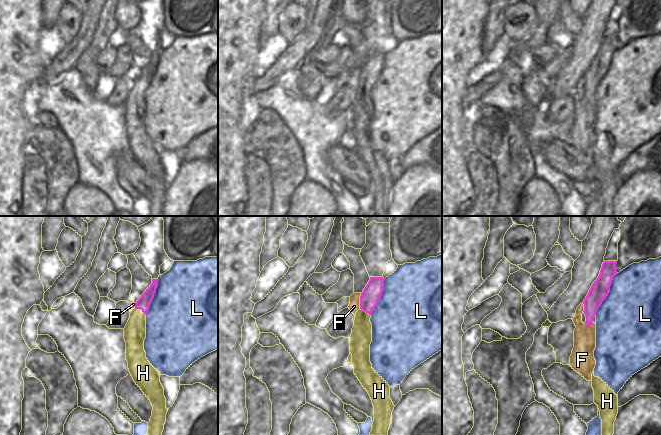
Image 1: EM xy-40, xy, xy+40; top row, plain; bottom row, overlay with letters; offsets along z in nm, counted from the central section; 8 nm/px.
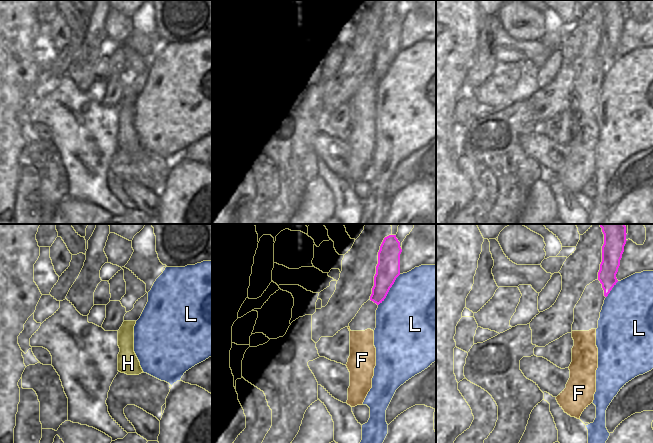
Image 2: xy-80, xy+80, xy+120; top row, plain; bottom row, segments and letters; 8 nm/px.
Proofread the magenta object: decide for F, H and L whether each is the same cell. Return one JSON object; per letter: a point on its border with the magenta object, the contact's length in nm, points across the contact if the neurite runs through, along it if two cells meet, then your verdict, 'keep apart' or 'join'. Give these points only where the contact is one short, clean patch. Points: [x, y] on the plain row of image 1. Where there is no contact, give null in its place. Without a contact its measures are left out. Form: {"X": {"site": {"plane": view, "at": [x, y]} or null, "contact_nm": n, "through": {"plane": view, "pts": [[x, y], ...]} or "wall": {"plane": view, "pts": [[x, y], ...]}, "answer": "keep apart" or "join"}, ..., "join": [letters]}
{"F": {"site": {"plane": "xy", "at": [360, 77]}, "contact_nm": 130, "answer": "keep apart"}, "H": {"site": {"plane": "xy-40", "at": [140, 84]}, "contact_nm": 110, "through": {"plane": "xy-40", "pts": [[143, 79], [140, 84], [135, 106]]}, "answer": "join"}, "L": {"site": {"plane": "xy+40", "at": [608, 69]}, "contact_nm": 400, "answer": "keep apart"}, "join": ["H"]}

